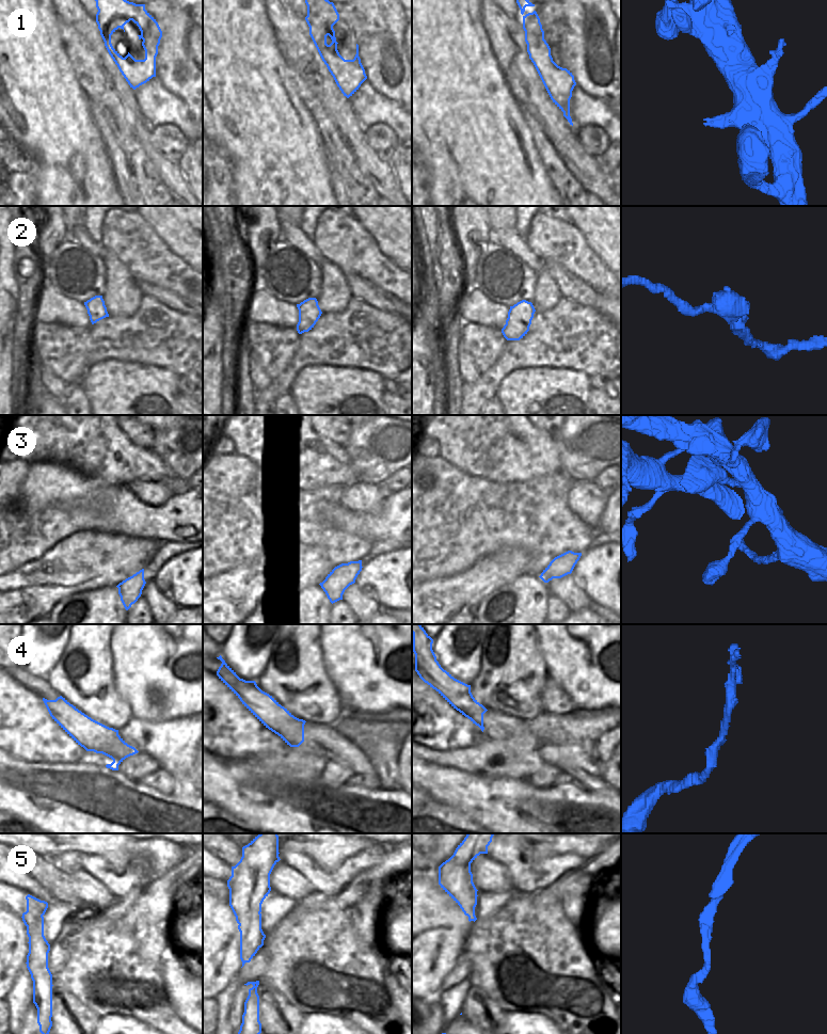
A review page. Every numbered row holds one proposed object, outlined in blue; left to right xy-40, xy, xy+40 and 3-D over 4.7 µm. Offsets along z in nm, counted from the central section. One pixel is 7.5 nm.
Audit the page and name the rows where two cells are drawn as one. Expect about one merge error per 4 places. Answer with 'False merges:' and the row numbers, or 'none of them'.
False merges: none of them

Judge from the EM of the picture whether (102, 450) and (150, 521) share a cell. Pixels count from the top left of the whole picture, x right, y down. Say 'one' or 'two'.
two

